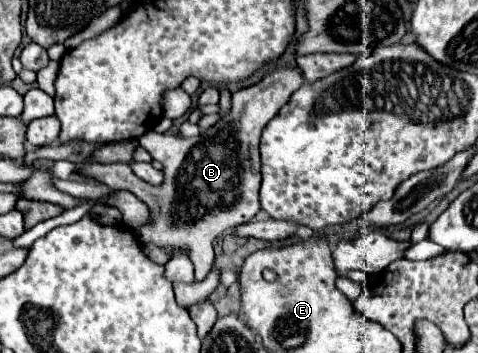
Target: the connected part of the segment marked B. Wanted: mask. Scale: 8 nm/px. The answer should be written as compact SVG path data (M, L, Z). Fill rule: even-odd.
M279 68L265 76L259 84L249 86L245 90L239 90L231 96L231 112L223 116L215 126L211 126L205 136L195 136L195 138L183 138L183 136L173 136L173 134L159 134L159 132L145 132L141 136L141 146L153 156L153 160L159 160L165 170L155 170L151 164L145 162L109 163L87 162L81 166L81 174L93 180L99 180L107 184L111 190L129 190L133 192L139 200L143 200L153 216L153 222L147 226L141 226L137 230L139 238L153 238L153 240L211 240L211 264L215 260L213 254L213 240L221 236L225 230L241 226L249 222L259 210L259 184L261 184L261 160L259 160L259 140L265 124L281 110L281 106L289 100L289 96L303 84L303 76L299 70L291 68Z

